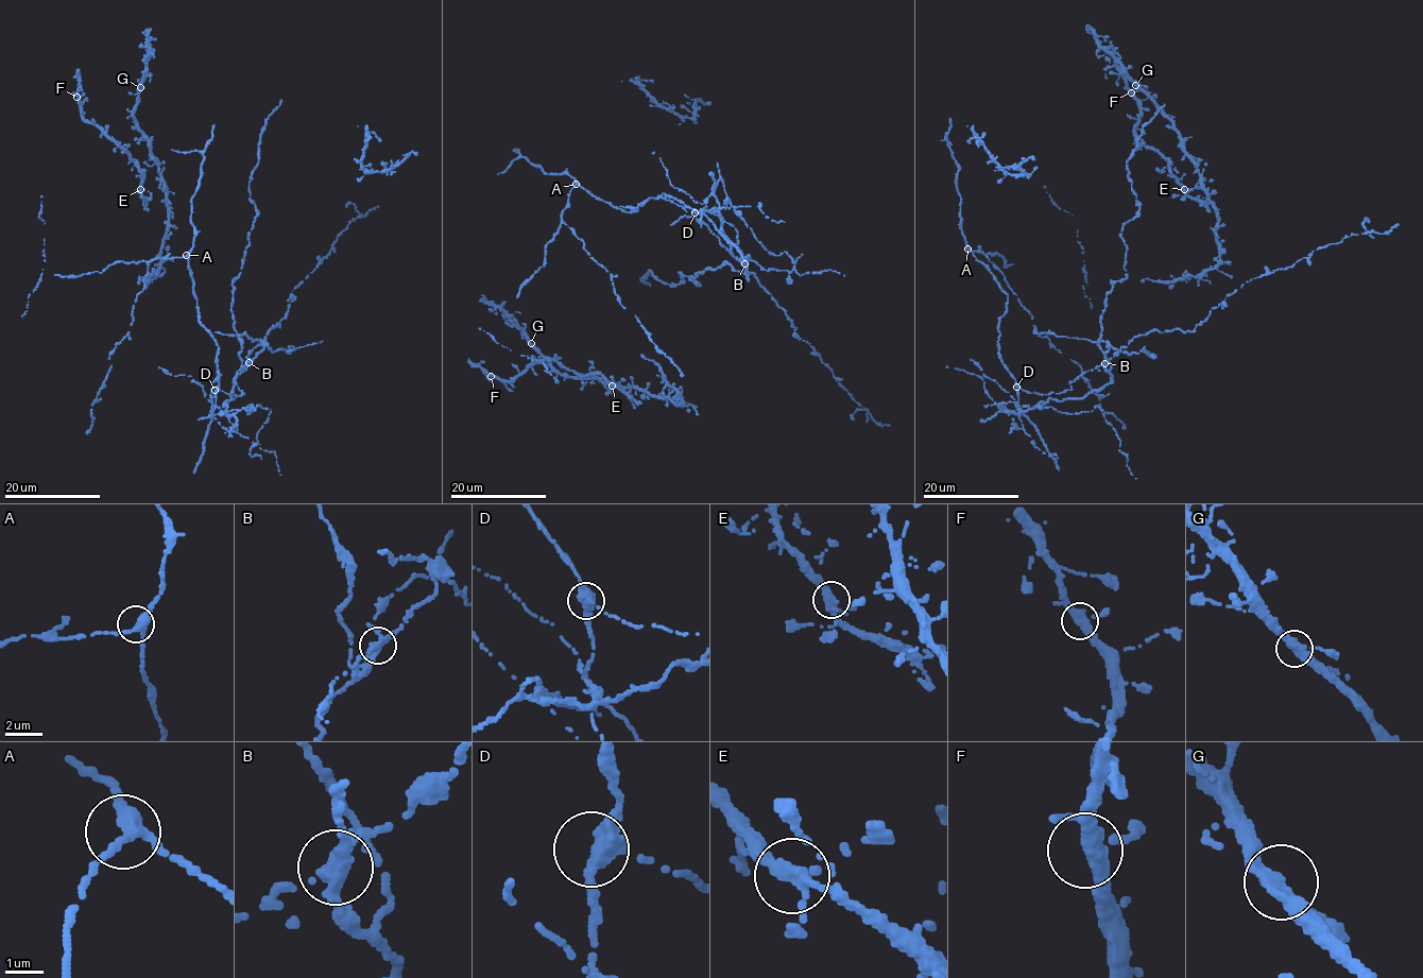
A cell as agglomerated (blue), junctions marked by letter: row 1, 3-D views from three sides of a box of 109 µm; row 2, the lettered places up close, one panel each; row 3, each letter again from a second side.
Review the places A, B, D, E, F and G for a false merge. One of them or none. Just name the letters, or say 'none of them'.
B

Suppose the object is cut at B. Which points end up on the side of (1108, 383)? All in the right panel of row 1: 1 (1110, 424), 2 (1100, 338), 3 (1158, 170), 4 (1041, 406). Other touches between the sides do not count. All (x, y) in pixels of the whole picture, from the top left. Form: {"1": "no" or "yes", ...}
{"1": "yes", "2": "yes", "3": "no", "4": "yes"}

